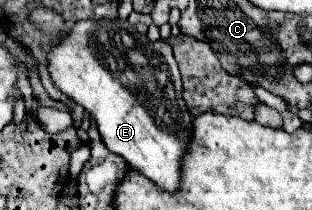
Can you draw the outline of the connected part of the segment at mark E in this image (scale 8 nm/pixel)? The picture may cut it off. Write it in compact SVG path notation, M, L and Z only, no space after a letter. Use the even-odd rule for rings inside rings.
M81 20L65 38L51 44L47 52L47 68L55 88L81 104L95 118L99 134L111 152L123 156L133 170L141 172L167 192L175 192L179 188L181 156L191 142L193 118L185 106L181 74L167 42L149 42L129 22Z

